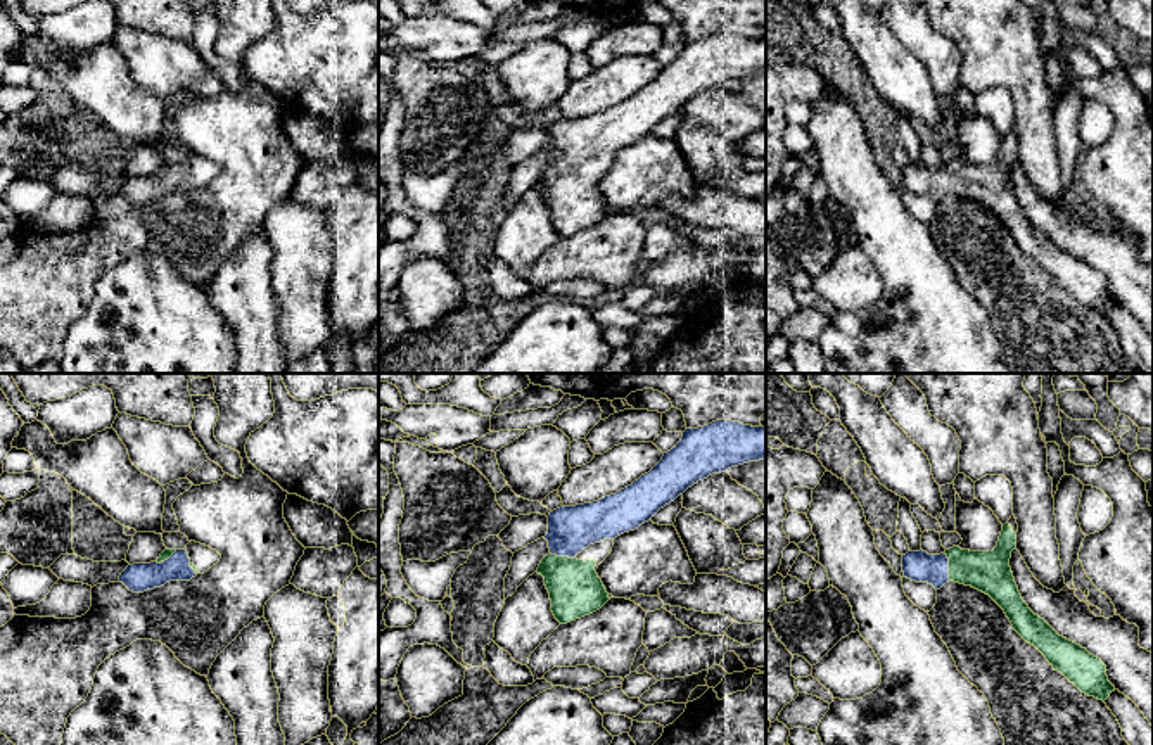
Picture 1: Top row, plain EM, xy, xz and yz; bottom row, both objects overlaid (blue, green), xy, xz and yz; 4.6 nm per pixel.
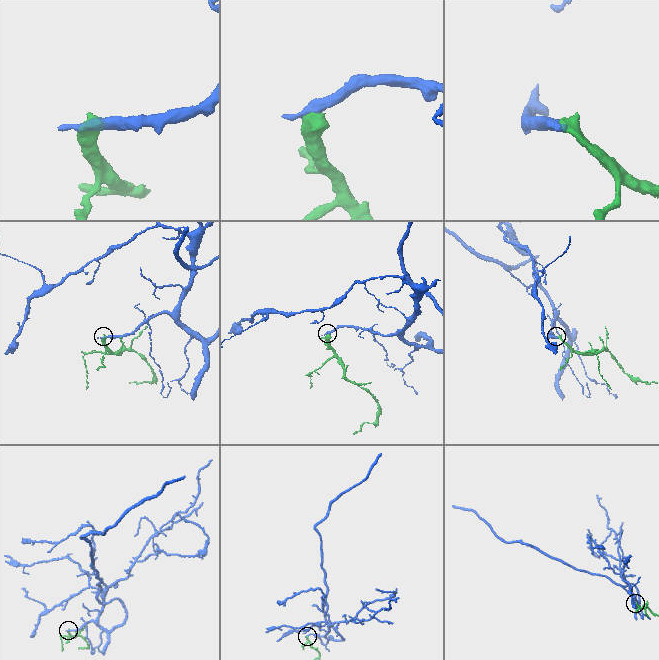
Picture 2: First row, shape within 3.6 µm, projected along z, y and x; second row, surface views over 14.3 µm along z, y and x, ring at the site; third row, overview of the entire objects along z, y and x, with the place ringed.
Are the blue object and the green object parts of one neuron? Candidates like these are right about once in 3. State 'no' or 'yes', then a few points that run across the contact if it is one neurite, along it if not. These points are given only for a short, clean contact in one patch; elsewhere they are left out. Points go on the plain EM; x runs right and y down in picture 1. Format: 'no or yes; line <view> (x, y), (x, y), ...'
yes; line yz (918, 178), (948, 180), (972, 180), (989, 185)

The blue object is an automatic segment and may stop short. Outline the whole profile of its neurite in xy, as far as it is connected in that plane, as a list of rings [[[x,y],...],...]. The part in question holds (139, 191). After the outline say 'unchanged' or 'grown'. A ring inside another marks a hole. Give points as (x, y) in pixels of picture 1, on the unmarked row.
[[[164,162],[156,175],[128,178],[121,188],[123,195],[133,206],[161,201],[169,194],[190,194],[197,180],[190,175],[187,162]]] | grown

